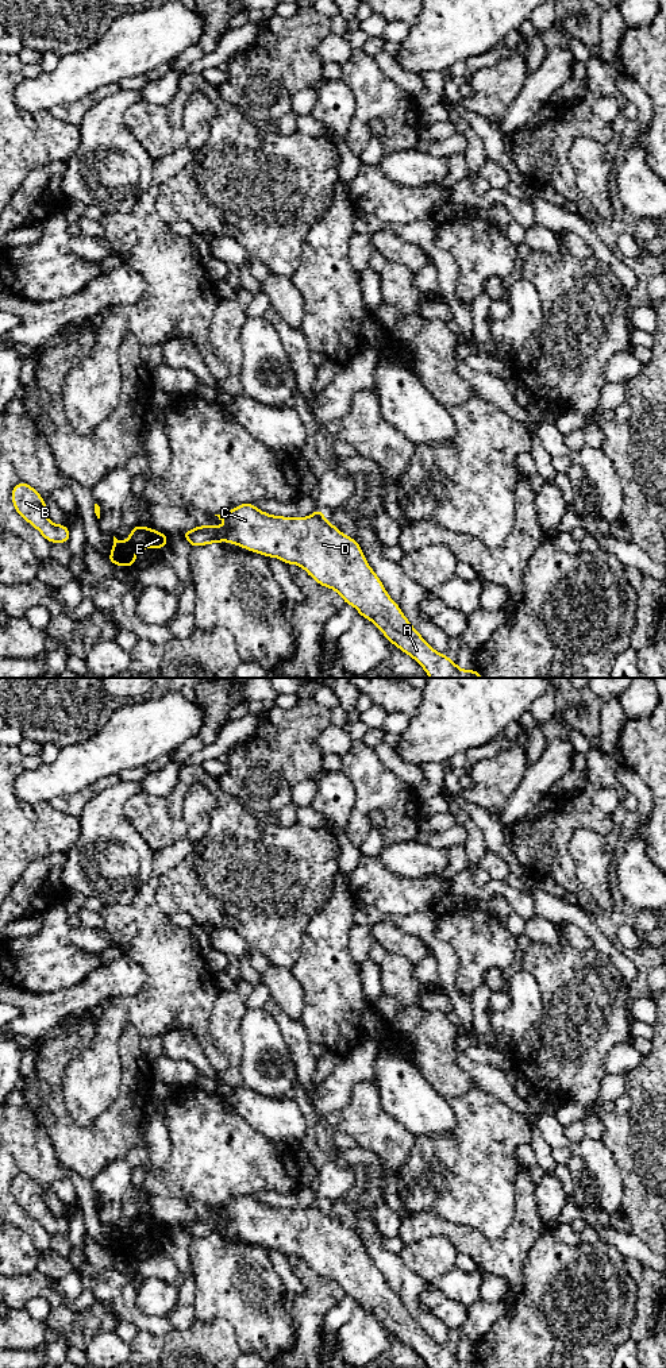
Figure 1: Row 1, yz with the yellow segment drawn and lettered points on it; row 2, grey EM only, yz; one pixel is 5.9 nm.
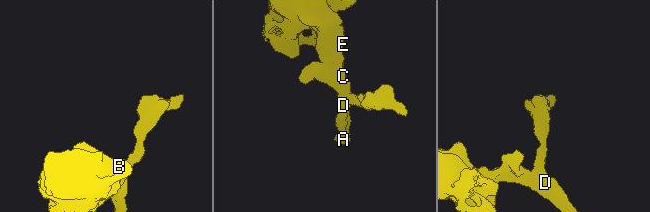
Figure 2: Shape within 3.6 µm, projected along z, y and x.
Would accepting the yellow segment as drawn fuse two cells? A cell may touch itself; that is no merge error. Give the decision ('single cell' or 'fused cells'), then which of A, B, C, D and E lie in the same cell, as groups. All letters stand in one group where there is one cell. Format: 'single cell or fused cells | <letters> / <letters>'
single cell | A B C D E

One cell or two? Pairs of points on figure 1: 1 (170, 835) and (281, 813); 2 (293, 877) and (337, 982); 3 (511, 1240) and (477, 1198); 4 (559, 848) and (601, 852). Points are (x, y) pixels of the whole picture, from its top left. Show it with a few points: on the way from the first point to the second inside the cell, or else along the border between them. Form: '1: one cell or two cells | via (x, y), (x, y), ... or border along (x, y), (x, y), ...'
1: two cells | border along (234, 797), (262, 823), (288, 827)
2: two cells | border along (330, 894), (326, 905), (308, 923), (299, 950)
3: two cells | border along (516, 1202), (501, 1236), (473, 1229)
4: two cells | border along (596, 831), (578, 829), (573, 835), (570, 862)

